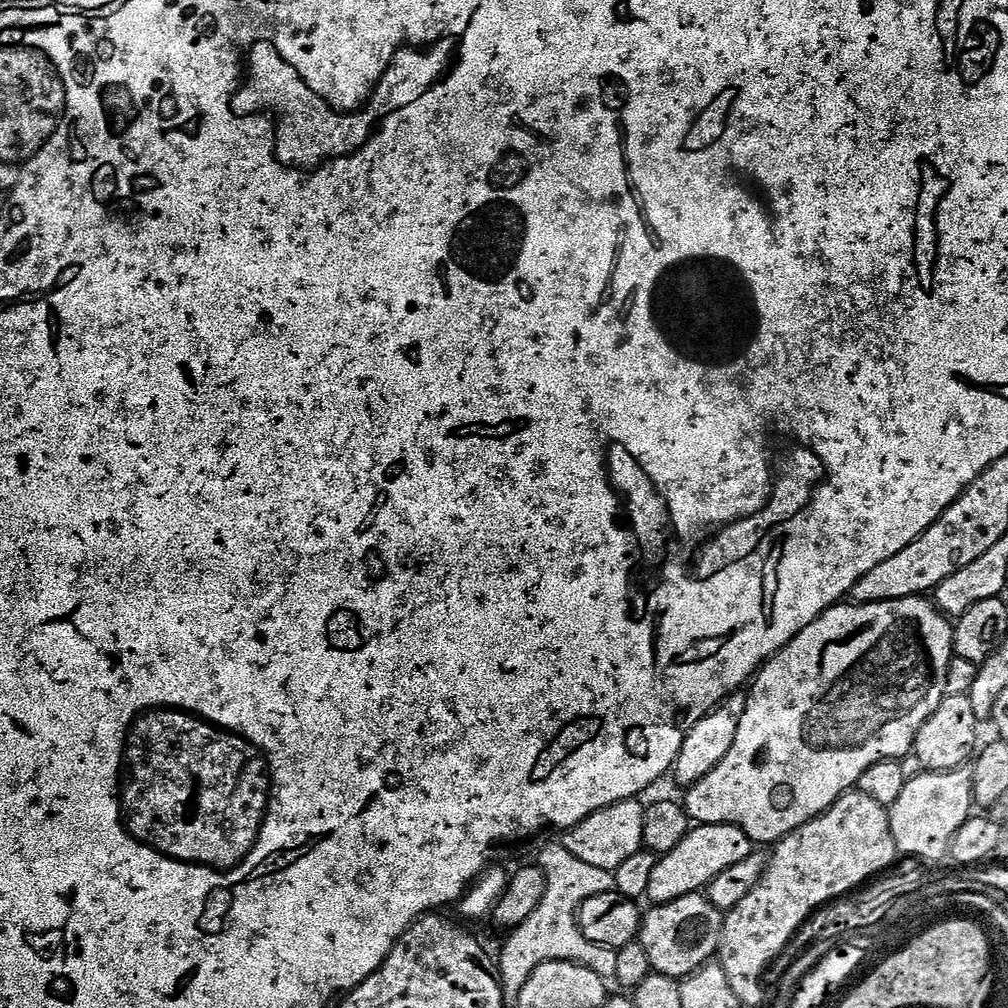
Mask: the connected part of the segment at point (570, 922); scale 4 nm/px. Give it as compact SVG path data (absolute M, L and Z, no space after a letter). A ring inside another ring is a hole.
M560 842L546 845L540 852L538 864L546 874L546 894L542 894L538 910L534 910L526 922L507 933L508 941L500 948L500 960L498 956L498 975L500 985L504 988L504 1002L508 1006L519 1005L526 978L530 978L530 974L534 974L534 970L538 970L538 966L547 960L581 964L605 978L615 977L618 970L617 949L604 948L601 944L590 942L586 934L582 934L578 919L580 907L594 898L594 894L613 891L613 873L582 862Z

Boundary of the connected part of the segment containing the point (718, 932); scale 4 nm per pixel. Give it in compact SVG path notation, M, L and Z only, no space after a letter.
M691 892L669 904L657 904L643 913L639 944L650 957L653 973L683 981L719 953L725 913L715 908L700 892Z

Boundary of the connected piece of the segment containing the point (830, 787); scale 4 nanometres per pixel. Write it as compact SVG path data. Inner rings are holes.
M923 595L907 596L906 598L898 598L897 600L883 600L882 602L874 602L873 604L858 604L855 602L841 602L835 604L833 608L828 608L818 617L810 626L806 626L806 630L799 632L789 644L787 644L781 652L776 653L771 660L767 661L757 671L754 679L751 681L750 687L747 689L746 695L746 714L742 714L742 722L738 722L738 734L734 734L734 746L730 746L730 754L726 754L726 758L722 758L722 762L718 762L718 766L714 770L710 770L710 774L706 774L706 778L702 778L698 783L691 785L687 789L688 792L682 797L684 808L688 812L689 821L701 824L733 824L742 829L748 837L751 838L753 845L764 846L760 844L768 844L767 846L775 846L781 840L785 840L794 830L798 830L806 822L810 822L814 817L822 815L828 811L830 806L834 806L834 802L838 802L840 796L853 791L859 785L862 774L866 774L866 770L870 770L870 766L874 766L883 760L900 760L912 752L912 747L916 741L918 730L922 726L922 722L926 722L926 718L930 718L930 714L934 714L934 710L938 710L938 706L946 695L947 690L947 674L948 667L954 657L954 624L949 617L945 616L931 599L925 598Z

